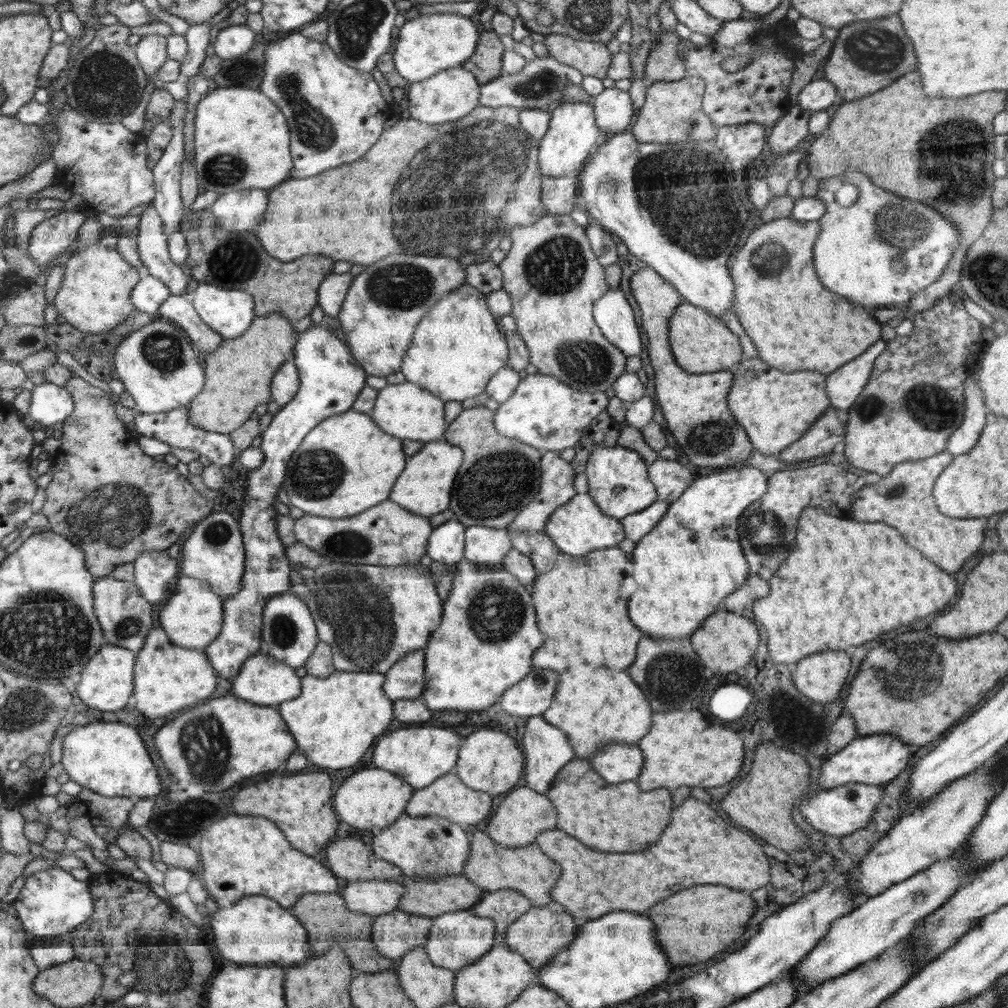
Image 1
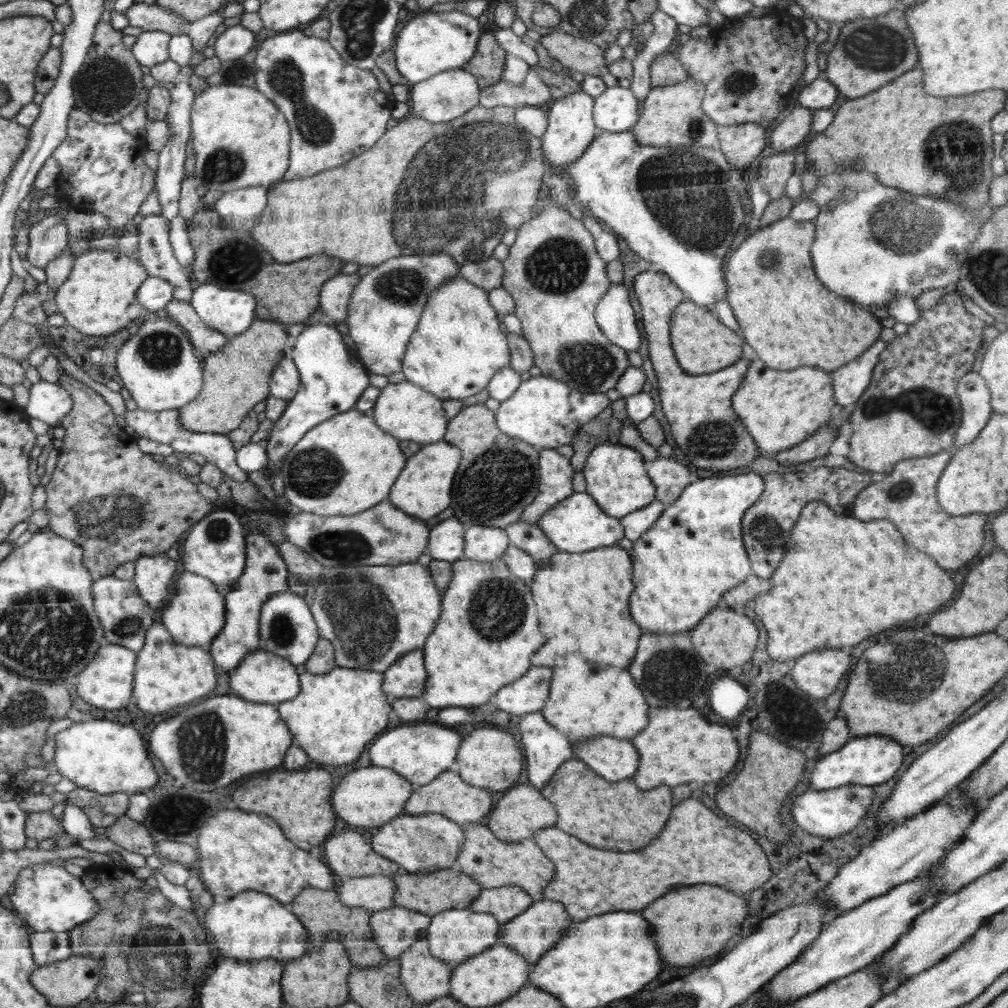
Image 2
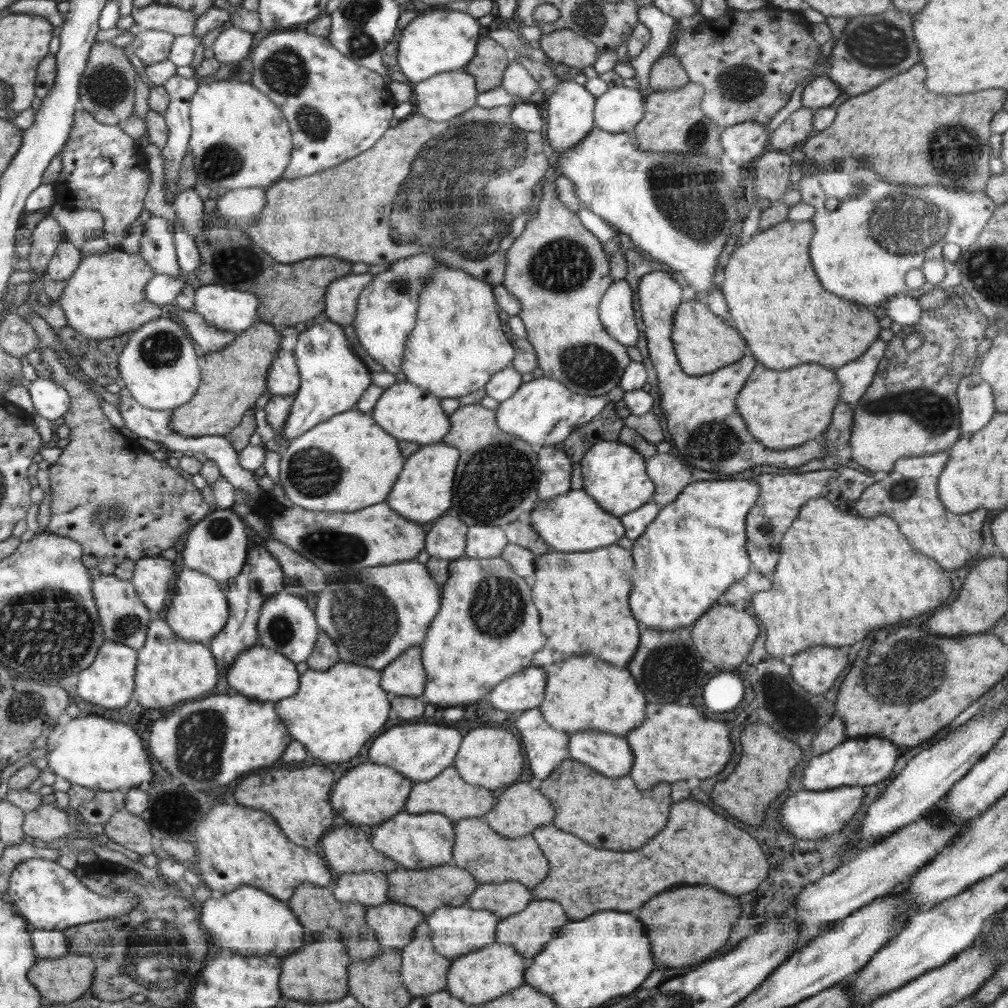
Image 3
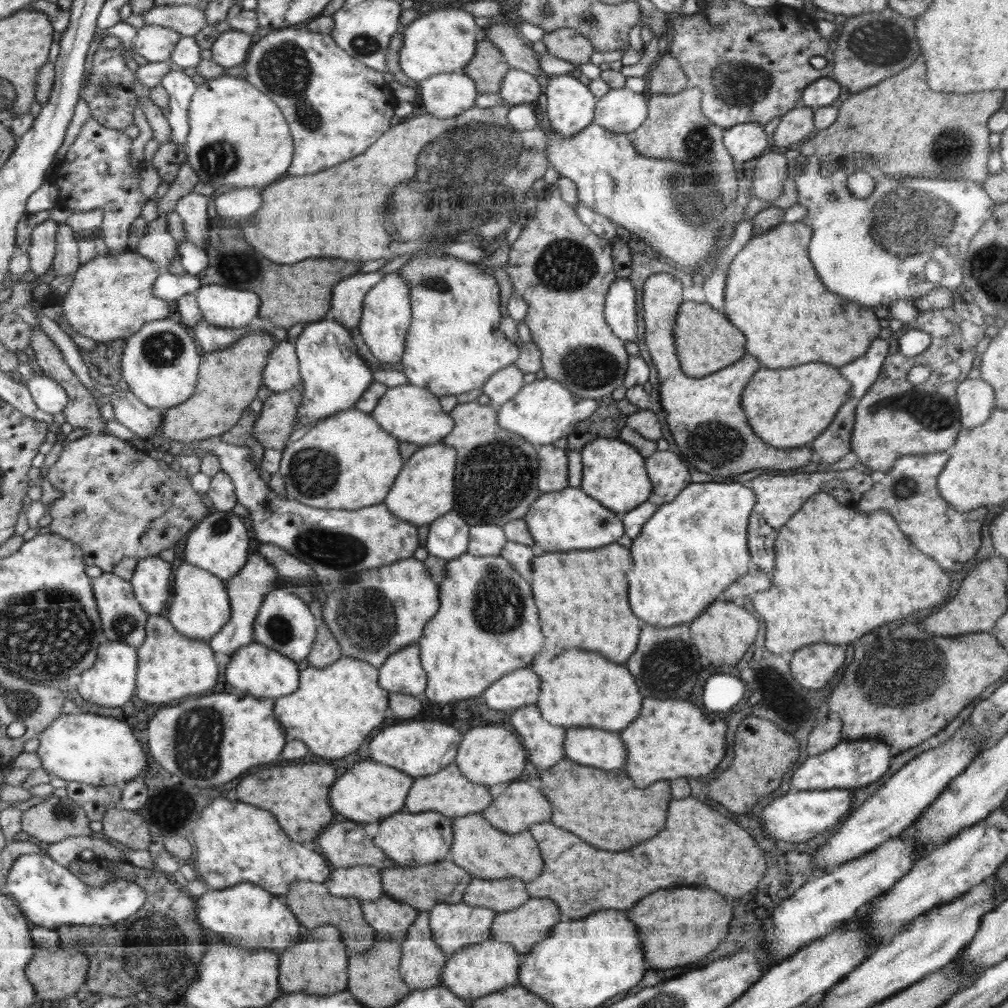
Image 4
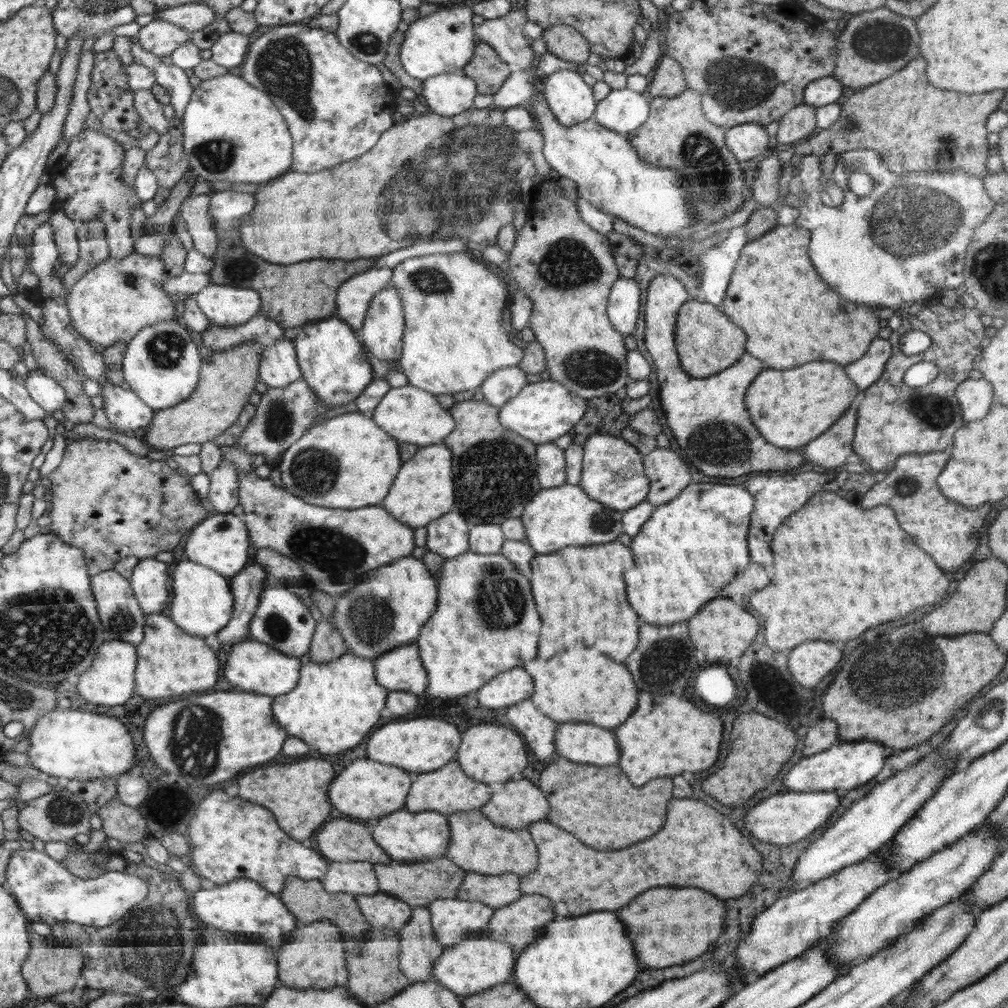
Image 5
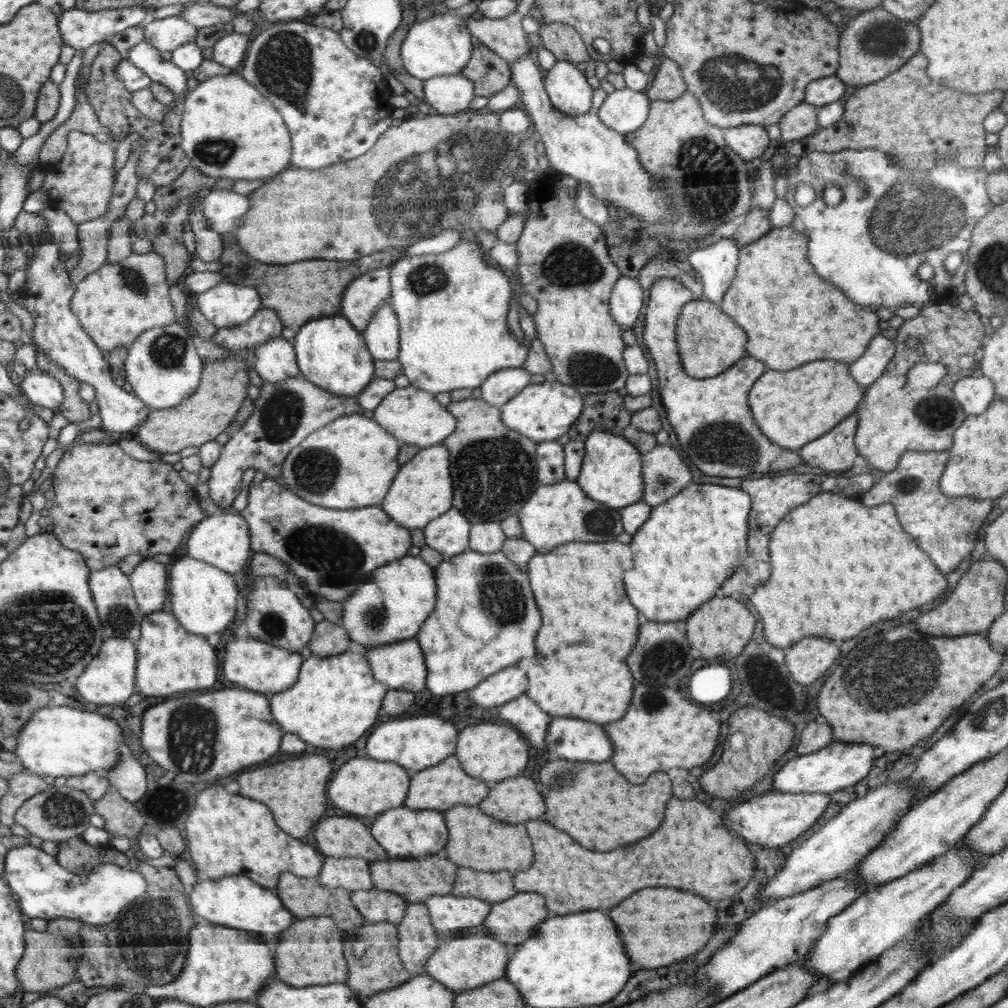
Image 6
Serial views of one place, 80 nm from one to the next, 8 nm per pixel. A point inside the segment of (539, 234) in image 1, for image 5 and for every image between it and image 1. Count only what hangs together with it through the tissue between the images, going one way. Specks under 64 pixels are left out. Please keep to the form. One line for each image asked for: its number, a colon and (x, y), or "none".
2: (553, 272)
3: (556, 268)
4: (563, 270)
5: (566, 268)

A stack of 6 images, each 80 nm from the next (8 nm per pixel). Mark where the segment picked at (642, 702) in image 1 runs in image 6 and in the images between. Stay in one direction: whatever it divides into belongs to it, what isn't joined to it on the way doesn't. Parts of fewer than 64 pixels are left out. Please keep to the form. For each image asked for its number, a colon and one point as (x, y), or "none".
2: (585, 701)
3: (582, 693)
4: (581, 689)
5: (604, 694)
6: (597, 688)

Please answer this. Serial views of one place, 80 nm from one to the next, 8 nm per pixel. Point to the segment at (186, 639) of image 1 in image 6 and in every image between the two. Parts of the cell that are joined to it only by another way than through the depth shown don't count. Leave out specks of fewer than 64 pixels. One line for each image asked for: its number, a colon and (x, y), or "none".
2: (195, 617)
3: (198, 612)
4: (200, 608)
5: (202, 605)
6: (204, 597)

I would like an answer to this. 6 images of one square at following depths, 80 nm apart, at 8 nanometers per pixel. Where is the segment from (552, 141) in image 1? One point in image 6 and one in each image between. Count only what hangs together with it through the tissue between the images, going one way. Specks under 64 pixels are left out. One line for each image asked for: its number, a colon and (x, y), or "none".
2: (571, 128)
3: (570, 117)
4: (570, 105)
5: (571, 100)
6: (566, 84)

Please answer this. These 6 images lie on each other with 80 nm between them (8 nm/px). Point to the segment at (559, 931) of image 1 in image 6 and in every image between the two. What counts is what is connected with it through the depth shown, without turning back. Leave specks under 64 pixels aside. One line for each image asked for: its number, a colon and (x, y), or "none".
2: (531, 934)
3: (528, 932)
4: (524, 927)
5: (519, 923)
6: (512, 921)

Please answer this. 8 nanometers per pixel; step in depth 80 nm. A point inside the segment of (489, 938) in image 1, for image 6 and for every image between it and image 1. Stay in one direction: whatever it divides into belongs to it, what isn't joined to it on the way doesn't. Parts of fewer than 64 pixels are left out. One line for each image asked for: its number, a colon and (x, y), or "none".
2: (455, 935)
3: (455, 931)
4: (454, 926)
5: (454, 920)
6: (449, 914)

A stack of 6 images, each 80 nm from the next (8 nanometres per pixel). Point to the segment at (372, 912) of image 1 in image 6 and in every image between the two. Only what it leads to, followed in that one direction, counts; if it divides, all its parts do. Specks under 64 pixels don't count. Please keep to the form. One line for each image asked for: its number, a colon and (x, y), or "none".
2: (374, 893)
3: (370, 888)
4: (364, 882)
5: (355, 878)
6: (350, 874)

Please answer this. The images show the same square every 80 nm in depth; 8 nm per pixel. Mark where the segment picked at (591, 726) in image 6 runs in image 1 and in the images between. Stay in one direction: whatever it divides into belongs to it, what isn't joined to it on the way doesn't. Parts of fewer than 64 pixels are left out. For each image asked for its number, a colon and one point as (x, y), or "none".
1: (617, 762)
2: (615, 759)
3: (611, 754)
4: (590, 746)
5: (580, 742)

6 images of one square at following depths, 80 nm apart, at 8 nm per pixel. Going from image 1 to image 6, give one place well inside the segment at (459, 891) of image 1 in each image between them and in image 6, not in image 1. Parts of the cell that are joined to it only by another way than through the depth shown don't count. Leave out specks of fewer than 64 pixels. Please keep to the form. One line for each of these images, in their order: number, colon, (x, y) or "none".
2: (429, 893)
3: (426, 890)
4: (422, 887)
5: (419, 884)
6: (415, 879)

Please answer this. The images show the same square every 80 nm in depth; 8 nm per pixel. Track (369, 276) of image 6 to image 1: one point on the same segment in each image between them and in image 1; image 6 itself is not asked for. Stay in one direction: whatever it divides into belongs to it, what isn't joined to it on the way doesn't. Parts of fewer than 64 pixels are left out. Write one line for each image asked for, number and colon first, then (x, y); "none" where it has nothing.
1: (332, 294)
2: (335, 301)
3: (340, 303)
4: (347, 300)
5: (353, 298)

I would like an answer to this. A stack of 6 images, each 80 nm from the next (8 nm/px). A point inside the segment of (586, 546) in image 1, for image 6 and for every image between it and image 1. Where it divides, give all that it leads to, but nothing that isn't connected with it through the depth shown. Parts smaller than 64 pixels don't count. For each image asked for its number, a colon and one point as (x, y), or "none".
2: (577, 524)
3: (573, 522)
4: (567, 519)
5: (563, 516)
6: (557, 514)

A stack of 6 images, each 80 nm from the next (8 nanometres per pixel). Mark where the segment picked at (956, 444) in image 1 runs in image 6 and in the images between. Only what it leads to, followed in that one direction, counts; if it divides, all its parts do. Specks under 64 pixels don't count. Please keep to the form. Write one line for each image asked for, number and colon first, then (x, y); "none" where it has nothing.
2: (975, 397)
3: (975, 396)
4: (975, 397)
5: (975, 397)
6: (974, 394)

